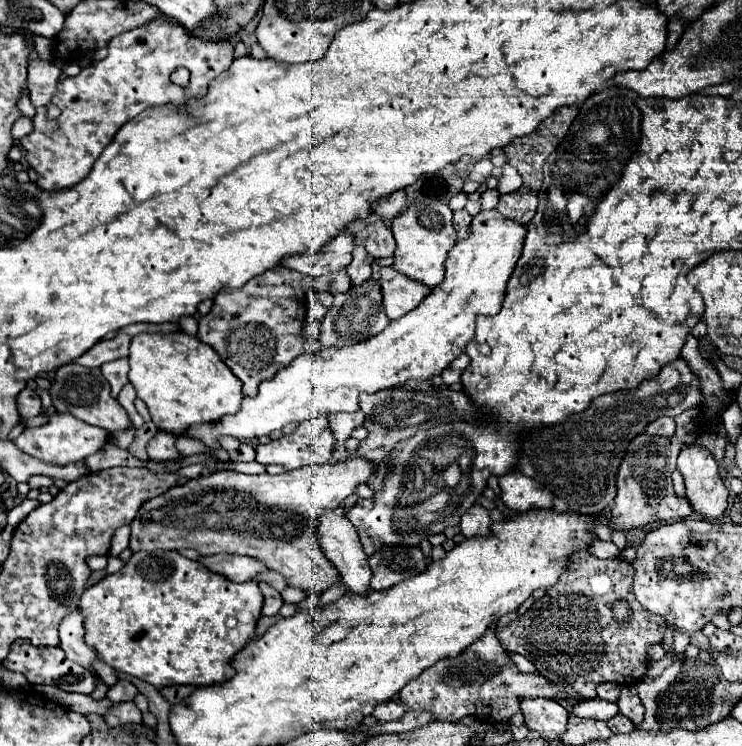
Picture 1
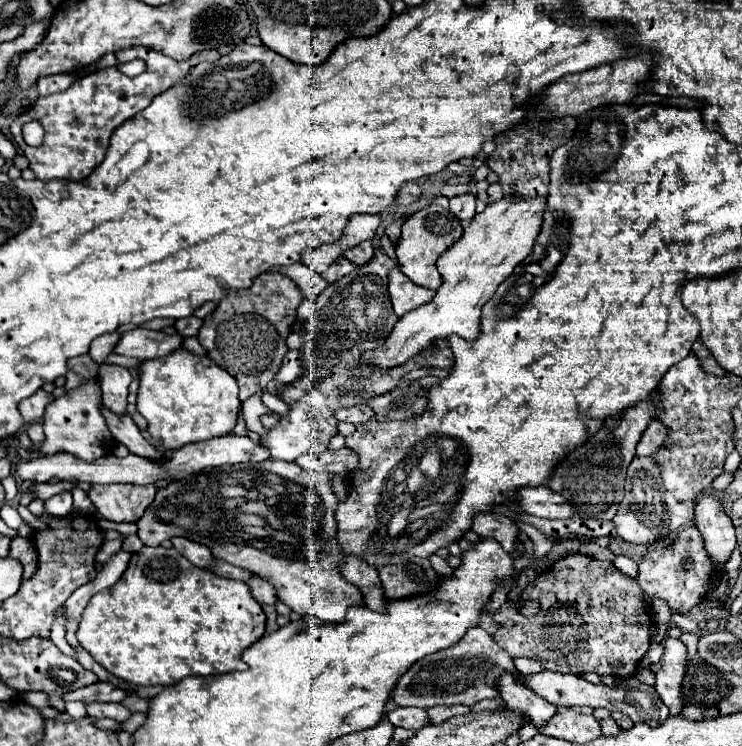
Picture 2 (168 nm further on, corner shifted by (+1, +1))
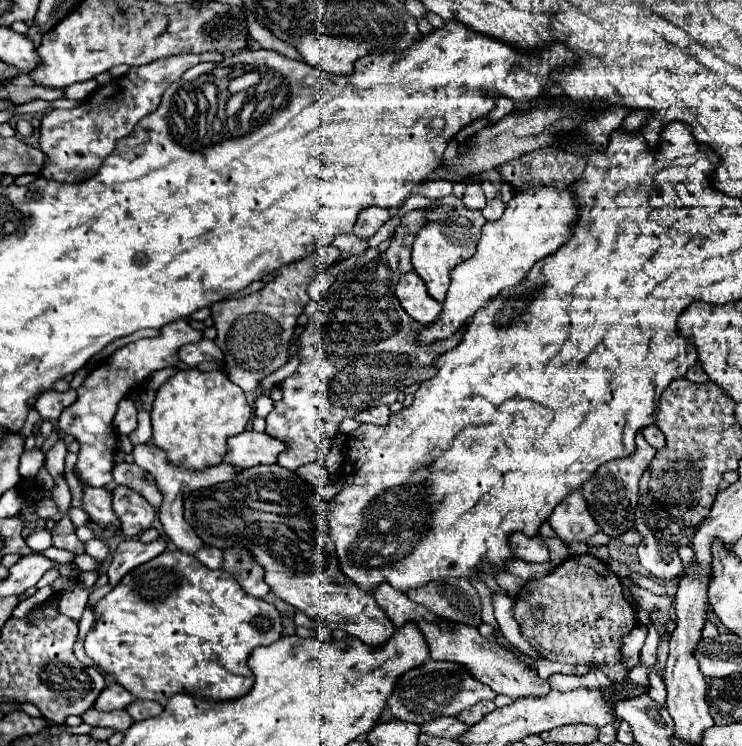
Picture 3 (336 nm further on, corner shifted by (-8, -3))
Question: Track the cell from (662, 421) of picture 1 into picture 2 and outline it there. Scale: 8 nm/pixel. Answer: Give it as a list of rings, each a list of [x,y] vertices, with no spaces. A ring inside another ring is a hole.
[[[652,420],[648,424],[648,428],[644,430],[640,442],[638,442],[636,456],[650,456],[650,454],[654,454],[662,446],[664,436],[668,436],[668,428],[664,428],[660,422]]]

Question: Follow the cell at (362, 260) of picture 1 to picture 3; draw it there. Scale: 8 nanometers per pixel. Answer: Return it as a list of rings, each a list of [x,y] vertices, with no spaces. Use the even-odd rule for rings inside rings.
[[[341,234],[341,236],[337,236],[337,238],[333,240],[333,244],[335,244],[341,252],[349,252],[349,254],[363,254],[363,252],[369,248],[367,240],[361,240],[361,238],[357,238],[355,234]]]

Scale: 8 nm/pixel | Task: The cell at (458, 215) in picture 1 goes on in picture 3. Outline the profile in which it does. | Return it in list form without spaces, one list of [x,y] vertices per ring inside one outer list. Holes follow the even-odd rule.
[[[467,186],[463,196],[463,206],[467,210],[483,210],[485,208],[485,196],[479,186]]]

